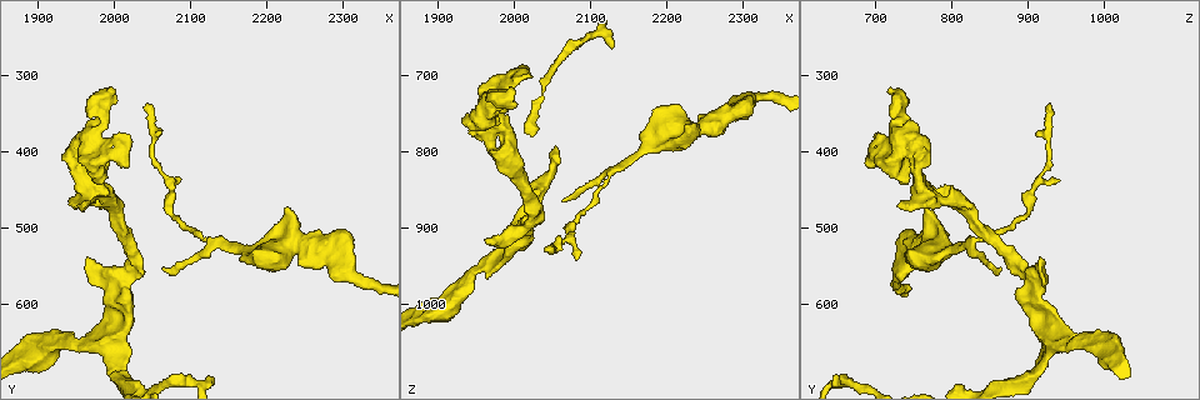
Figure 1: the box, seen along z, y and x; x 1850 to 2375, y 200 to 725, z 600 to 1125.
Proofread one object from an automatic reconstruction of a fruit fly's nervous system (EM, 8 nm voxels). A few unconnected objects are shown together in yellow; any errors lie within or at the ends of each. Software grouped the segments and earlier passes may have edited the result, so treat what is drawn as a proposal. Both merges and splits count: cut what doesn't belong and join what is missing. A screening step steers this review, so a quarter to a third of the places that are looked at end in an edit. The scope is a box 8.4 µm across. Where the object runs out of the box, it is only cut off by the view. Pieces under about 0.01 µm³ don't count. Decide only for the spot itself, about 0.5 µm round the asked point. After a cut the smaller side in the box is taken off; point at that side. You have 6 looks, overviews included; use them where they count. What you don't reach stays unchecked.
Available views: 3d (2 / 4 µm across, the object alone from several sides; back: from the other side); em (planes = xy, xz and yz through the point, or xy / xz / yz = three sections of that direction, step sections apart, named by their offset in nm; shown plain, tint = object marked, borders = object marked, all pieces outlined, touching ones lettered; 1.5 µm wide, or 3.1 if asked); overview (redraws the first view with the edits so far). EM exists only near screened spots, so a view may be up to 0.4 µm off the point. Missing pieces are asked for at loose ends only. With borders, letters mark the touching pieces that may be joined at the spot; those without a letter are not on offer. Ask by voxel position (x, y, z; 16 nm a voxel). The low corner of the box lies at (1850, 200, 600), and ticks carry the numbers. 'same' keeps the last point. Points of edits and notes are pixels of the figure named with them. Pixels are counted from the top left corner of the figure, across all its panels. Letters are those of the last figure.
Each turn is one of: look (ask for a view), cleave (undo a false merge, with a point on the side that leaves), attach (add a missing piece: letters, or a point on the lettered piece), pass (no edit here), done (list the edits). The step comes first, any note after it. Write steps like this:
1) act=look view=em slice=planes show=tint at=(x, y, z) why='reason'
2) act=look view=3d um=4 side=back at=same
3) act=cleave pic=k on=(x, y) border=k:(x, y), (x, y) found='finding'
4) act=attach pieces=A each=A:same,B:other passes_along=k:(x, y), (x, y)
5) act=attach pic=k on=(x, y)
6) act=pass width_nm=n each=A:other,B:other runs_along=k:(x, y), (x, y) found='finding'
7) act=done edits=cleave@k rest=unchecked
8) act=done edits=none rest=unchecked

act=look view=em slice=planes show=borders at=(2045, 335, 930) why='an open end'

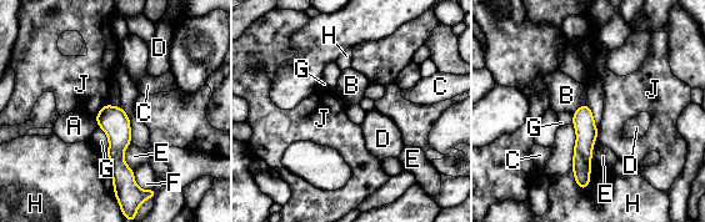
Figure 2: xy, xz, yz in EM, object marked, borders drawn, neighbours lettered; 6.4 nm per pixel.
act=pass longest_contact=H:220nm each=A:other,B:other,C:other,D:other,E:other,F:other,G:other,H:other,J:other border=2:(105, 104), (95, 116) found='none of them fits'

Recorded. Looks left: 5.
act=look view=3d um=4 at=(1960, 550, 910) why='an open end'

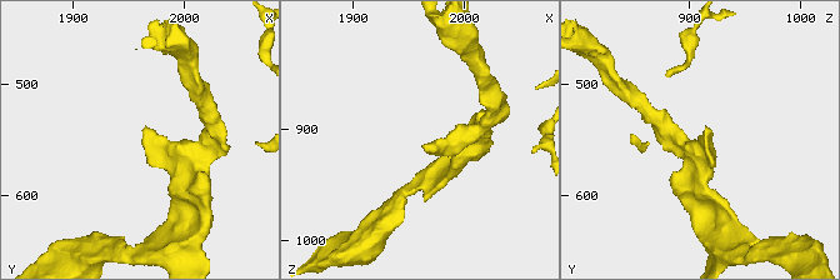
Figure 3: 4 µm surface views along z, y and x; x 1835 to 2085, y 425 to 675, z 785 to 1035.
act=look view=em slice=planes show=borders at=(1964, 546, 912) why='shape alone is not enough'

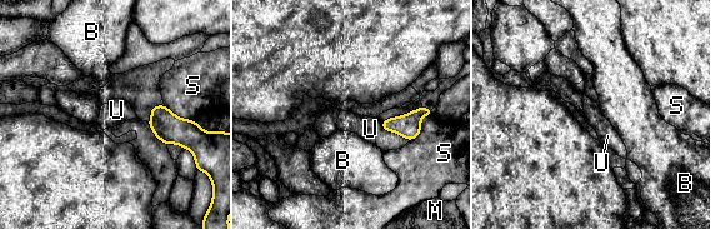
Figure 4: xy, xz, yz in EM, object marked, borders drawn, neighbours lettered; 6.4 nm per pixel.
act=pass each=B:other,M:other,S:other,U:other found='no lettered piece goes on from it'

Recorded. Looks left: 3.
act=look view=em slice=yz step=4 show=tint at=(1965, 440, 755) why='abrupt turn'

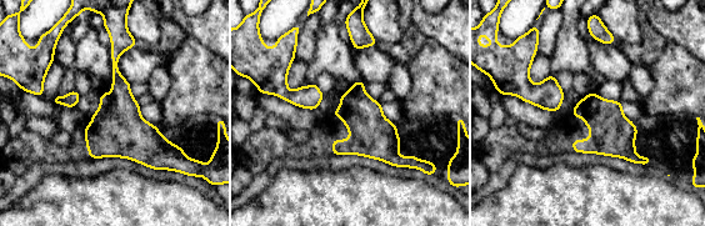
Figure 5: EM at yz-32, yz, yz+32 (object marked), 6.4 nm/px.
act=look view=em slice=planes show=borders at=same why='cut it another way'

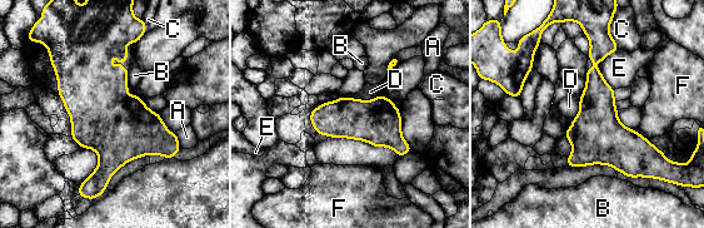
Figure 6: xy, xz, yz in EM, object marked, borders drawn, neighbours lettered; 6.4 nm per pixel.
act=pass each=A:other,B:other,C:other,D:other,E:other,F:other runs_along=6:(597, 40), (598, 128), (634, 173) found='one neuron here'

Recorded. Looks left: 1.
act=done edits=none rest=unchecked

